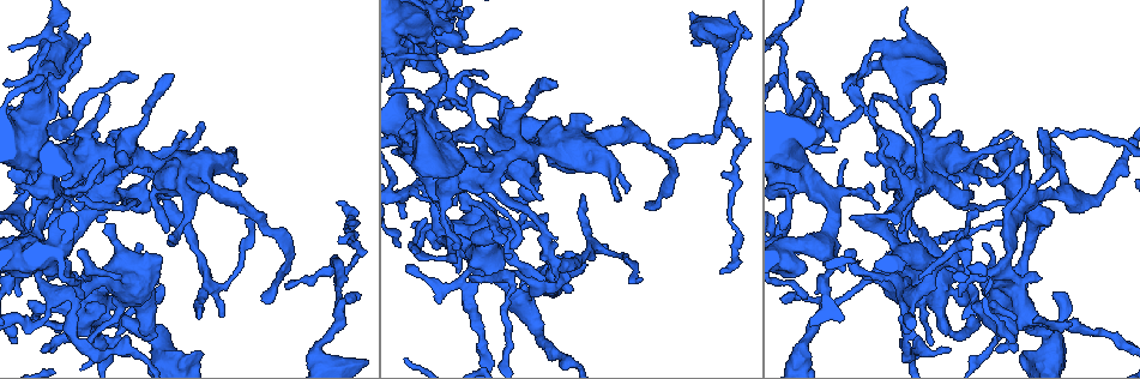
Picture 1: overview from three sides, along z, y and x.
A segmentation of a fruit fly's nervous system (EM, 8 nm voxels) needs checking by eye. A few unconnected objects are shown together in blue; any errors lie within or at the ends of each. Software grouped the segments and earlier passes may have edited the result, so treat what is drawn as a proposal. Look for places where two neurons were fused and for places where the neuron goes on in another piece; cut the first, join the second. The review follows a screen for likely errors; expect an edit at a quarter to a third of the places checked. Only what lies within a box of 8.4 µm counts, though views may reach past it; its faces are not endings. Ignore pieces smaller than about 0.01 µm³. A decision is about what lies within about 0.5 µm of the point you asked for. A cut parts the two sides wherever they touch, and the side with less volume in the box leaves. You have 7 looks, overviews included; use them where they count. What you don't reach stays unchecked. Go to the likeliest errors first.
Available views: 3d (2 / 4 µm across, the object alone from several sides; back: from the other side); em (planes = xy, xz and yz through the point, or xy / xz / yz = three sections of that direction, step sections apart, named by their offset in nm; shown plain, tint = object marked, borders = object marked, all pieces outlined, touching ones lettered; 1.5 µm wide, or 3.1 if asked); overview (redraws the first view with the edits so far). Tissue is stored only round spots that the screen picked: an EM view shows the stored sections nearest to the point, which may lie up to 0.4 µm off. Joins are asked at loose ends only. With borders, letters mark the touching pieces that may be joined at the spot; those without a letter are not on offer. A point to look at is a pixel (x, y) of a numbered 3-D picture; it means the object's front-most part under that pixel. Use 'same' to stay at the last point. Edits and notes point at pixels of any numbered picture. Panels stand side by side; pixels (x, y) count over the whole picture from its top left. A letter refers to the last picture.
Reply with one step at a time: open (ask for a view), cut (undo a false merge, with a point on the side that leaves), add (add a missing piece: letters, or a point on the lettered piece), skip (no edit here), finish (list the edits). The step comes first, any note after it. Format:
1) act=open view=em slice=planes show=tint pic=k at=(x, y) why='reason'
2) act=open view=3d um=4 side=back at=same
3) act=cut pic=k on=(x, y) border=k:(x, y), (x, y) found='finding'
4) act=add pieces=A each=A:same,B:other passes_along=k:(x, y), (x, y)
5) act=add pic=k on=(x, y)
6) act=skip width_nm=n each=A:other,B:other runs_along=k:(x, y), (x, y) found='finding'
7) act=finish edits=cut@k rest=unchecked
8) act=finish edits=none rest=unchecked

act=open view=em slice=xz step=8 show=borders pic=1 at=(669, 145) why='an open end'

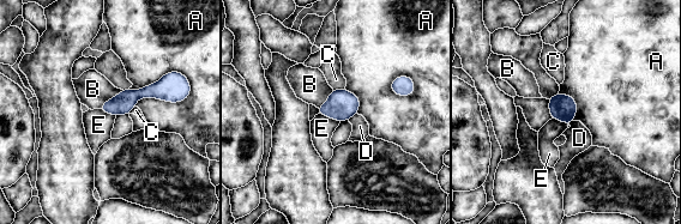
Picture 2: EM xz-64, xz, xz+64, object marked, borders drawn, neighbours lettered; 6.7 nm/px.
act=open view=em slice=planes show=borders at=same

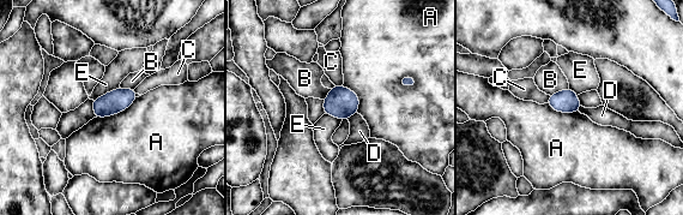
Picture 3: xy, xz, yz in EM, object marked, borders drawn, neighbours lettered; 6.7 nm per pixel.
act=skip each=A:other,B:other,C:other,D:other,E:other border=3:(120, 88), (109, 90), (92, 100) found='none of them fits'

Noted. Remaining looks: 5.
act=open view=3d um=4 side=back pic=1 at=(847, 159) why='an open end'

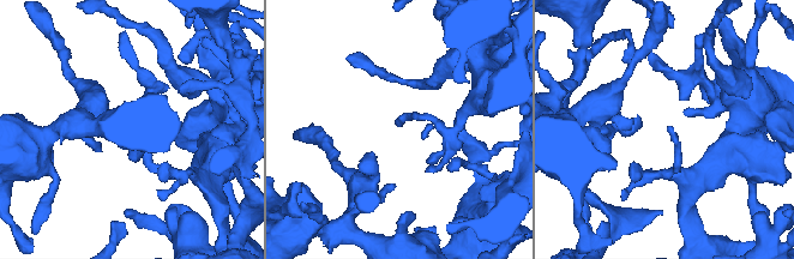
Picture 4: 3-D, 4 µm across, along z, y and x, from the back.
act=open view=em slice=yz step=4 show=tint pic=4 at=(396, 123) why='now the EM'

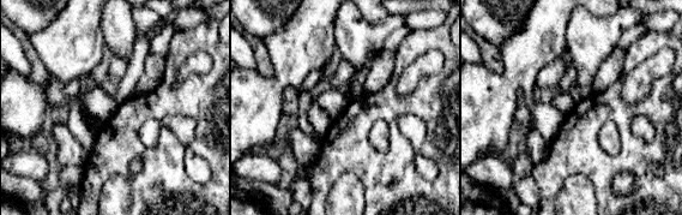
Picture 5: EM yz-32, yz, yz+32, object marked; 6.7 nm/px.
act=open view=em slice=planes show=borders at=same

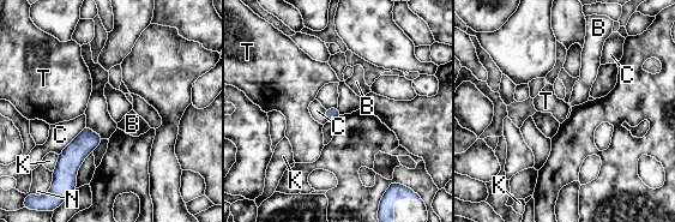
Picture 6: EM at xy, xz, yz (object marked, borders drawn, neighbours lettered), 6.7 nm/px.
act=skip longest_contact=C:280nm each=B:other,C:other,K:other,N:other,T:other border=6:(337, 107), (342, 114) found='none of them fits'

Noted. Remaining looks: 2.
act=finish edits=none rest=unchecked

